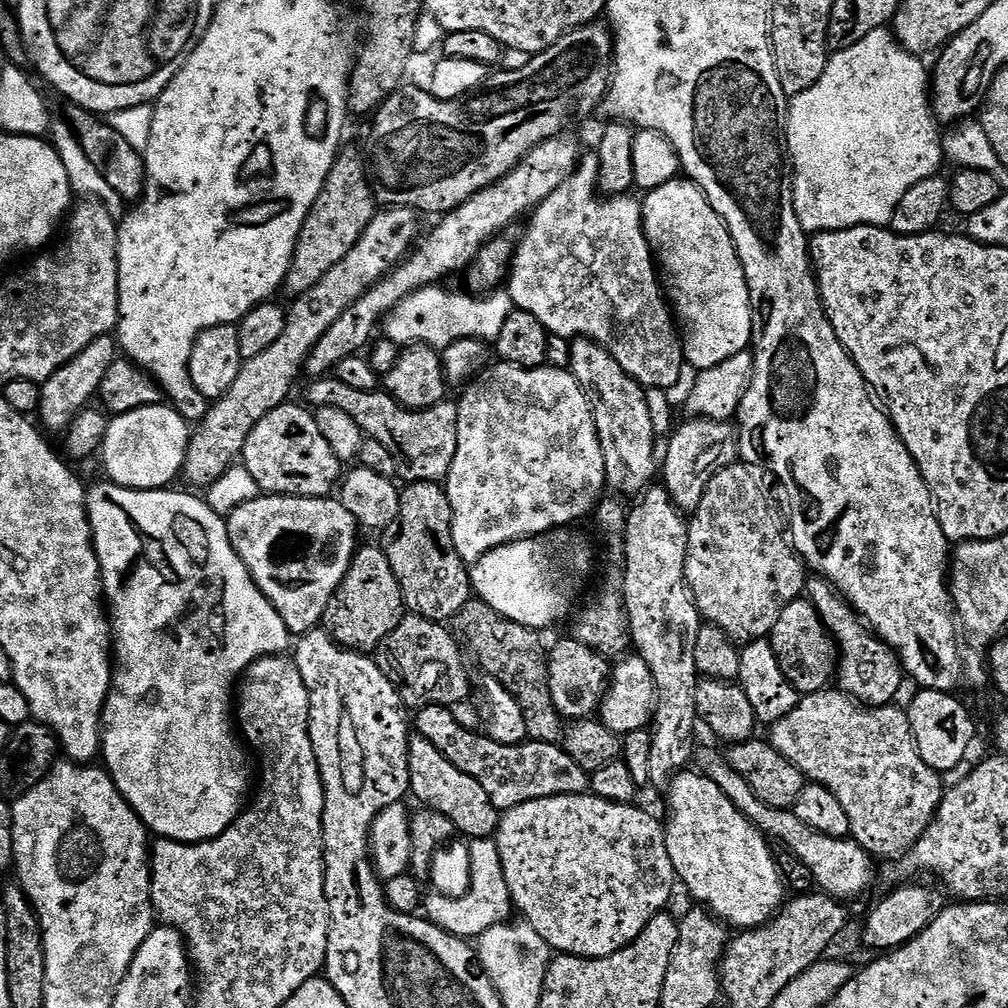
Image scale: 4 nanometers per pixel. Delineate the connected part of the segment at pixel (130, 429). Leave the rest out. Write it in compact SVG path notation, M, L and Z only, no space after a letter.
M168 404L139 407L138 410L113 417L108 423L100 451L109 481L140 491L169 487L169 483L183 471L191 433L189 423Z

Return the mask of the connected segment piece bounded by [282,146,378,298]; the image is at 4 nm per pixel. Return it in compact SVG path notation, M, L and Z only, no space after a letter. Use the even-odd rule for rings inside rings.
M341 147L340 155L336 157L336 165L330 170L306 222L302 226L300 236L296 240L292 265L282 285L283 291L285 293L288 291L289 297L295 298L306 294L306 290L318 286L318 282L322 282L322 278L326 278L328 271L334 266L338 266L338 262L342 262L342 258L346 258L346 254L350 254L350 250L354 250L358 238L362 238L366 226L370 226L377 211L378 205L376 196L372 192L372 181L368 178L365 153L361 149L359 152L356 148Z

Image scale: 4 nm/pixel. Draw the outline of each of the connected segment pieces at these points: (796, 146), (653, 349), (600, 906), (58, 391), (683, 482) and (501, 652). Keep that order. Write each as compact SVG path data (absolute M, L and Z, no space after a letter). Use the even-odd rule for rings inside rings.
M879 28L874 30L874 34L866 34L866 38L862 38L862 42L857 42L855 46L850 46L841 52L832 52L822 78L818 78L818 82L814 82L814 86L810 90L791 97L786 125L786 152L790 157L792 197L796 203L796 213L800 224L804 227L805 232L815 234L817 232L838 232L842 228L887 225L892 219L898 202L902 202L902 194L906 194L906 190L910 190L910 186L937 175L941 171L940 163L943 162L944 156L950 163L956 164L952 166L982 170L997 178L1005 175L1006 170L998 162L998 158L990 146L990 138L986 138L986 130L982 130L982 126L978 122L964 122L959 126L949 127L948 133L944 136L944 148L940 145L941 125L938 123L930 103L930 72L929 69L924 69L924 64L920 60L923 59L917 53L908 52L902 47L888 28Z
M595 154L585 155L577 164L576 173L570 178L566 178L566 182L562 182L562 186L558 186L558 190L554 190L554 194L550 194L550 198L542 201L531 213L530 219L532 221L528 224L528 233L521 238L520 244L518 240L512 253L512 263L506 277L506 291L512 296L513 305L519 311L534 314L534 318L538 318L538 322L542 322L542 326L553 337L583 338L592 340L595 344L601 344L612 355L614 362L618 362L618 366L622 366L622 370L626 370L626 374L630 374L630 378L634 378L645 389L667 389L674 386L674 382L677 381L678 374L681 373L682 366L686 361L682 336L674 323L673 309L662 291L662 280L658 275L658 265L653 257L652 247L649 246L644 233L644 209L641 201L639 199L635 200L632 194L621 194L605 198L598 191L597 182L598 158Z
M590 792L578 795L554 795L544 799L532 799L530 802L520 803L514 808L507 809L500 819L494 837L499 850L499 860L502 862L503 877L506 878L507 889L510 890L513 907L534 930L542 936L554 952L561 955L586 957L587 960L597 960L598 957L608 957L624 949L640 936L646 925L665 911L678 881L674 864L666 848L665 825L648 811L638 808L636 804L608 802Z
M111 335L90 342L90 346L86 346L86 350L82 350L82 354L70 358L70 362L66 362L66 366L62 366L50 379L40 384L38 420L41 421L39 420L39 423L49 433L51 433L50 431L56 432L56 434L63 433L77 414L83 408L89 407L91 400L88 399L91 396L93 399L99 393L102 382L106 378L106 370L110 370L110 366L117 358L118 344Z
M703 418L685 419L685 424L677 423L671 433L668 449L662 452L662 487L670 494L681 513L696 511L710 478L723 468L737 463L740 454L740 437L737 429L726 420L705 420Z
M473 598L458 610L454 617L455 631L468 643L467 651L476 655L478 663L484 667L484 676L492 676L522 706L526 718L528 740L537 740L543 744L554 744L562 736L562 717L550 698L548 681L548 652L546 644L540 641L539 631L522 626L513 620L507 620L502 614L493 610L487 602Z

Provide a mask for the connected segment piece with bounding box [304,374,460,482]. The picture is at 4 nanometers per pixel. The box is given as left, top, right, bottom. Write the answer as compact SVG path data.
M332 374L313 379L311 383L304 392L305 398L309 400L307 403L313 409L333 408L350 414L367 439L382 442L382 446L394 454L396 476L399 479L404 479L404 482L440 482L447 477L454 462L454 450L458 450L459 403L452 401L451 404L451 399L446 398L441 404L429 408L404 408L383 390L354 390Z

